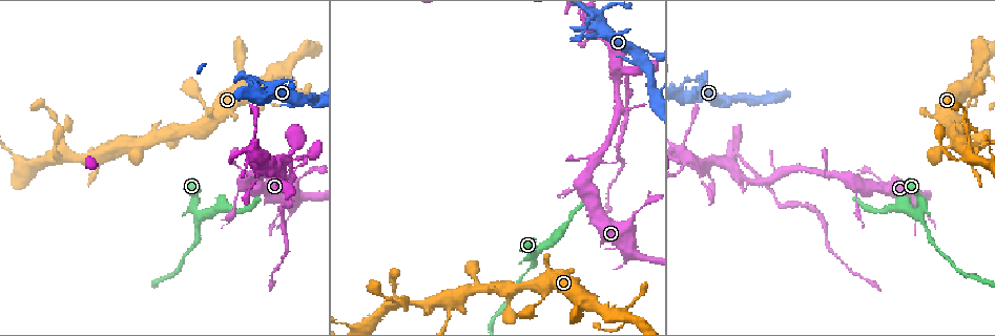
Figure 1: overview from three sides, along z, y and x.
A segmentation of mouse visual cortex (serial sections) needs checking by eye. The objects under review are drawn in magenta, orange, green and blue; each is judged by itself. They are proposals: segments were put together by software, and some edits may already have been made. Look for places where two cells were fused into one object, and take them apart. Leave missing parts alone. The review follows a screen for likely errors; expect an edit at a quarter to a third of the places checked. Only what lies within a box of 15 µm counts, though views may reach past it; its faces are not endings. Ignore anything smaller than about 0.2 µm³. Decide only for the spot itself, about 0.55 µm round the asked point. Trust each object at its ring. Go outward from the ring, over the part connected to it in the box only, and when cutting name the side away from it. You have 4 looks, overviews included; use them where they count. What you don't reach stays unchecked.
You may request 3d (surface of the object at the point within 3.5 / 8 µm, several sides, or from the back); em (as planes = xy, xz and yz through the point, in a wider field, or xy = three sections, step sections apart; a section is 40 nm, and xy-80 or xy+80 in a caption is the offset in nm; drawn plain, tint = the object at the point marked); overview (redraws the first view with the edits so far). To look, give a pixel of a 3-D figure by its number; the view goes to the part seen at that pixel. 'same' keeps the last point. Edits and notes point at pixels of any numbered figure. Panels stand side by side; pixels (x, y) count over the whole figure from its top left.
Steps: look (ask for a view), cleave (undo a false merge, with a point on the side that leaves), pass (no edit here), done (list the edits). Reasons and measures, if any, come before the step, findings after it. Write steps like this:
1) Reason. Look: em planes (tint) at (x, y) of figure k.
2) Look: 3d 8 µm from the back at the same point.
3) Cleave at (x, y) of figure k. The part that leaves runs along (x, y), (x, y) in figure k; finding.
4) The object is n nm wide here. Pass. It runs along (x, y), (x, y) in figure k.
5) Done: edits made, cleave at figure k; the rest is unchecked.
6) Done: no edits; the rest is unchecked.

Sharp bend. Look: 3d 3.5 µm from the back at (922, 210) of figure 1.

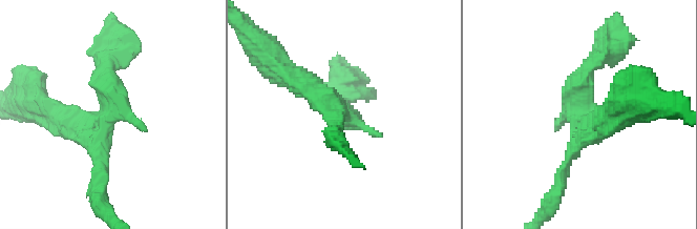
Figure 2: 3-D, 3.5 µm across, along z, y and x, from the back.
Need the tissue. Look: em xy step 3 (tint) at (110, 114) of figure 2.

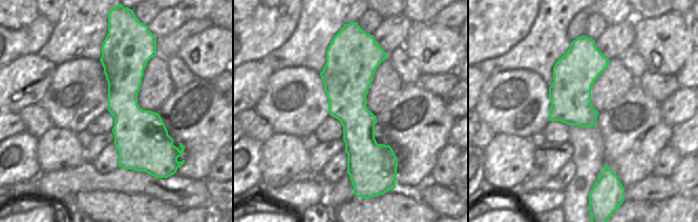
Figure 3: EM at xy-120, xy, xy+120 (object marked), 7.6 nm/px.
Pass. It runs along (342, 42), (359, 181) in figure 3; one cell here.

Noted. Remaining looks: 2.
Abrupt turn. Look: 3d 3.5 µm at (451, 308) of figure 1.

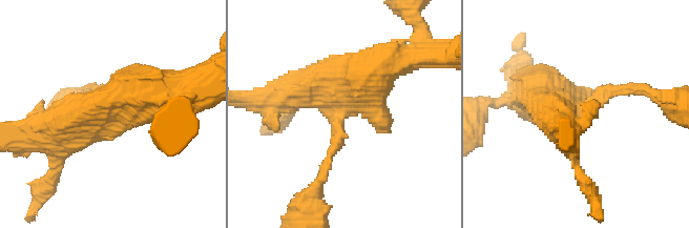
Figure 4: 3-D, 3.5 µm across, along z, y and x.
Look: em xy step 3 (tint) at (577, 108) of figure 4.

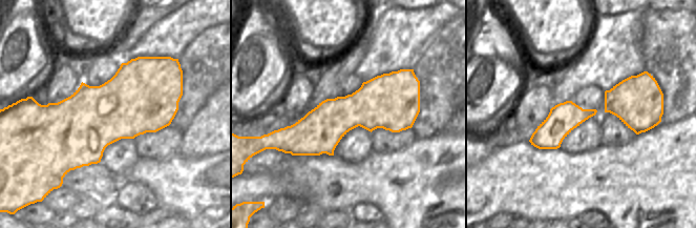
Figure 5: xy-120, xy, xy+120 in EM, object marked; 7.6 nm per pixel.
Pass. It runs along (398, 59), (356, 85), (275, 99) in figure 4; one cell here.

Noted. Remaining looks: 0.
Done: no edits; the rest is unchecked.

